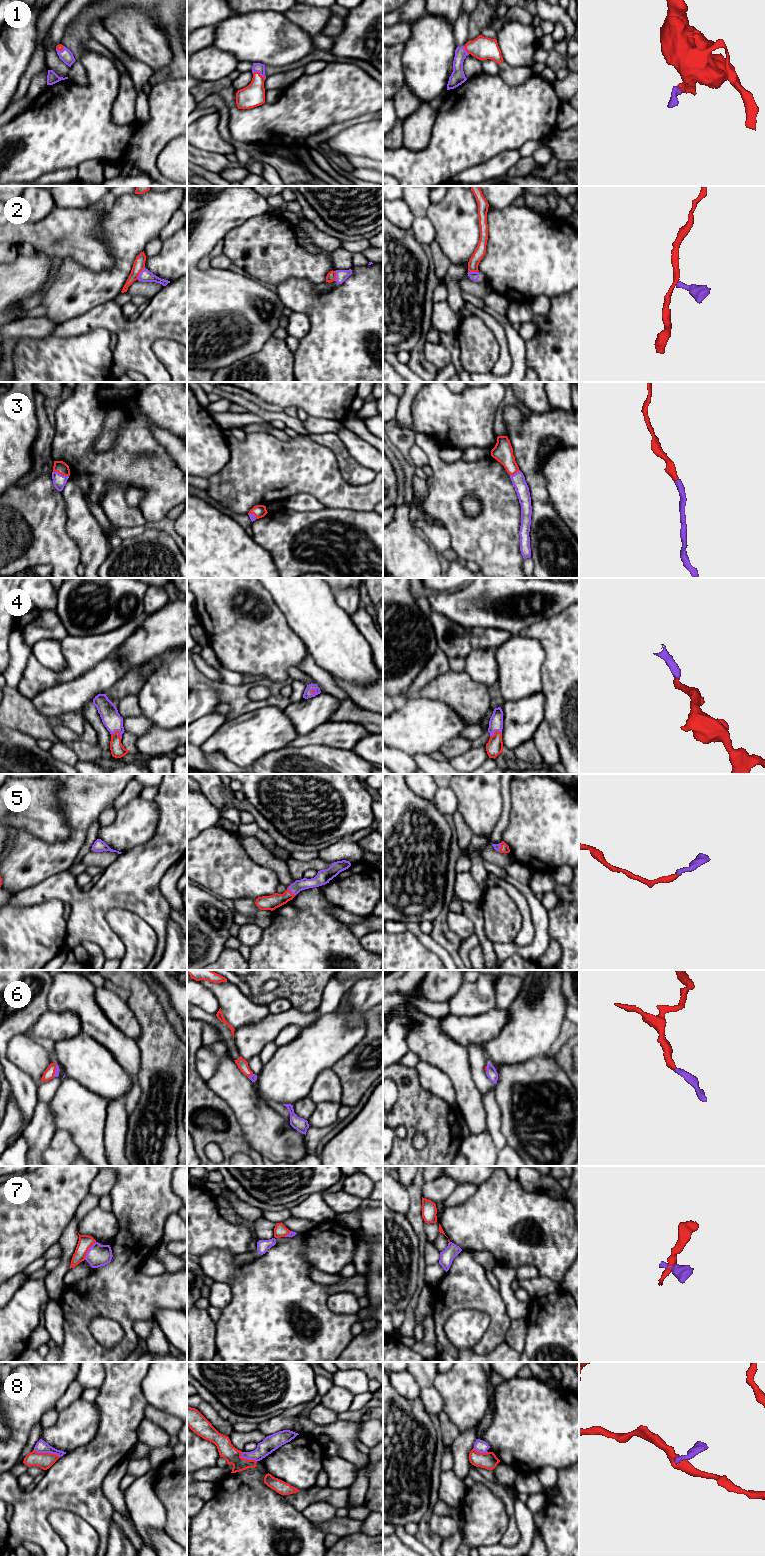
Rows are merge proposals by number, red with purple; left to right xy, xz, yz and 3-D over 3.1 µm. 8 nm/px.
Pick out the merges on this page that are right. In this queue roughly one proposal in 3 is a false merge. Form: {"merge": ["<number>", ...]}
{"merge": ["1", "3", "4", "5", "6"]}

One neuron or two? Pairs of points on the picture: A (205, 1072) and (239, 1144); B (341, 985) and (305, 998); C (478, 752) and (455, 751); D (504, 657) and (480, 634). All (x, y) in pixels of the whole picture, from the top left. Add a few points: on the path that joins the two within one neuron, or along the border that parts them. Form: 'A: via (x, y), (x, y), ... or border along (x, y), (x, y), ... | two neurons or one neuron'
A: border along (197, 1071), (205, 1082) | two neurons
B: border along (329, 980), (317, 1010) | two neurons
C: border along (471, 747), (450, 760) | two neurons
D: border along (511, 635), (495, 651) | two neurons

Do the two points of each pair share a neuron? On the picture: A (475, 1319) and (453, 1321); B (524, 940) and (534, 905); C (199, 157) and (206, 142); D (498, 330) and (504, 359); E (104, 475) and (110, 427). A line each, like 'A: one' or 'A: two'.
A: one
B: two
C: two
D: one
E: two

